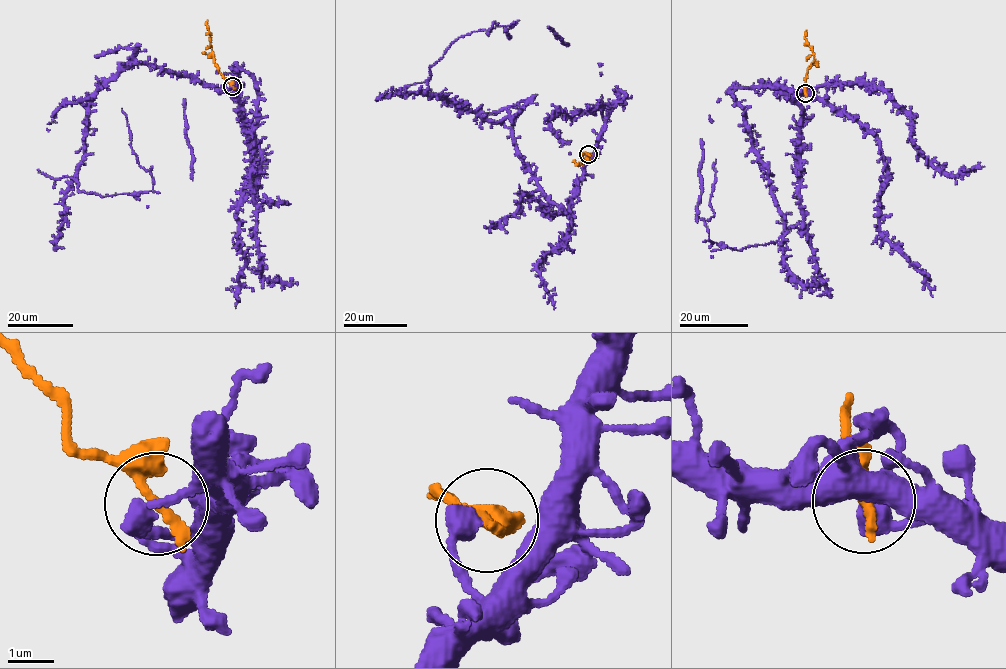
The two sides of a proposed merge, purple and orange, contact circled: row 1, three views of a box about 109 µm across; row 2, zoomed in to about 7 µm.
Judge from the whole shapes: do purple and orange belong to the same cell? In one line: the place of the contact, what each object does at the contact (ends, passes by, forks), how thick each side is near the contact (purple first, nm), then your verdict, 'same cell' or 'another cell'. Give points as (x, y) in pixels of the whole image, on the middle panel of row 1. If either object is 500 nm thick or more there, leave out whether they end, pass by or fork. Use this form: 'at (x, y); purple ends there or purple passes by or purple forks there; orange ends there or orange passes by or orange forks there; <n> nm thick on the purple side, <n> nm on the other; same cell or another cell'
at (588, 154); purple ends there; orange ends there; 480 nm thick on the purple side, 280 nm on the other; another cell

